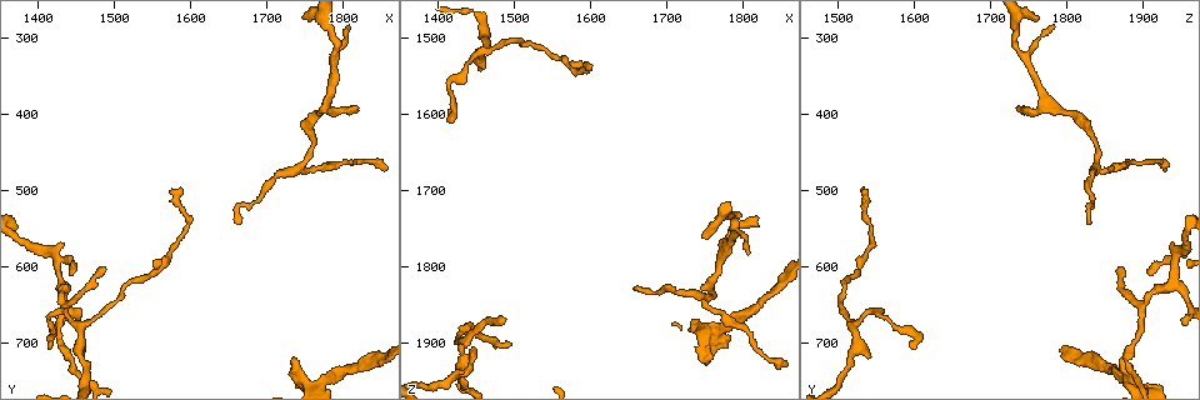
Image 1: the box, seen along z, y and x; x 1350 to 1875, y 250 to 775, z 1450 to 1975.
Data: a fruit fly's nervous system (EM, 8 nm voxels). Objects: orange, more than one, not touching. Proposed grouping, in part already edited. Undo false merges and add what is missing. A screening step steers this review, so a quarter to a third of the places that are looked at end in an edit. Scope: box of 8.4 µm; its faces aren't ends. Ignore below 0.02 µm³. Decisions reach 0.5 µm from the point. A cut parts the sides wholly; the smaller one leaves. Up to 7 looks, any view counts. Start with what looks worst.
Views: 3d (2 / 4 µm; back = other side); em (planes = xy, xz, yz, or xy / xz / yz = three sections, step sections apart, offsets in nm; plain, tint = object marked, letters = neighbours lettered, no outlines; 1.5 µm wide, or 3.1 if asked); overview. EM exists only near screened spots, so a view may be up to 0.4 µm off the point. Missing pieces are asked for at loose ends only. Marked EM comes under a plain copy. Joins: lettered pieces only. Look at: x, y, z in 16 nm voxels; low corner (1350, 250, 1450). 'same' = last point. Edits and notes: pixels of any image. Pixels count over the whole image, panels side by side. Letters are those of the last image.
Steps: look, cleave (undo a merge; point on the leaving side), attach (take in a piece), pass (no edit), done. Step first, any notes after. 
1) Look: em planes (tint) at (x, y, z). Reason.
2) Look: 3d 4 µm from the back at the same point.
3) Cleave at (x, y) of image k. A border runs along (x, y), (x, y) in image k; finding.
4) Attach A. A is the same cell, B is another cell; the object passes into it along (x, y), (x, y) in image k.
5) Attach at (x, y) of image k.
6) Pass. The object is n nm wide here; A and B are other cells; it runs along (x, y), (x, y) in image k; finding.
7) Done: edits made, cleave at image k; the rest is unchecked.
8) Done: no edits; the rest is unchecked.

Look: 3d 4 µm at (1740, 715, 1875). Branch stops here.

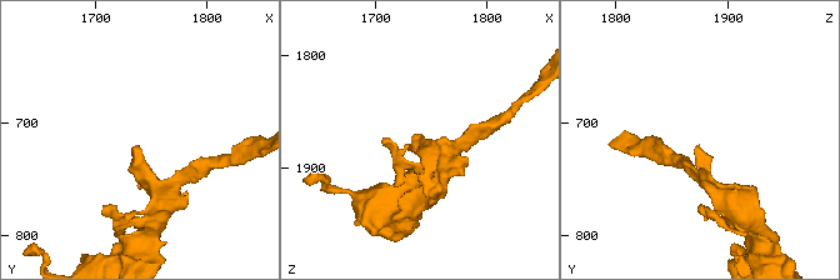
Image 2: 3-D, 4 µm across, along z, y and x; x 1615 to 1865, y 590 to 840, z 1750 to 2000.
Look: em xy step 4 (letters) at (1738, 720, 1874). Need the tissue.

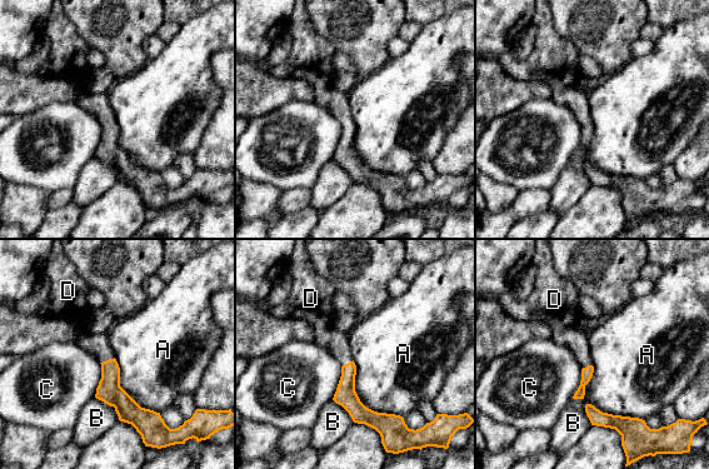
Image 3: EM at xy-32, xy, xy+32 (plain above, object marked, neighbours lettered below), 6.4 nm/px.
Look: em planes (letters) at the same point. Cut it another way.

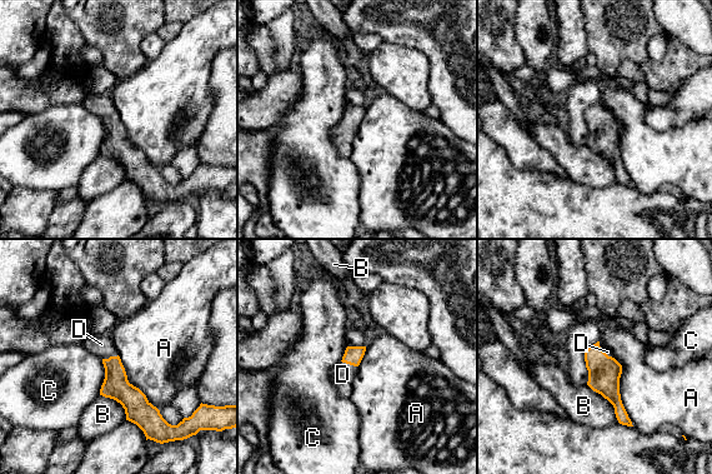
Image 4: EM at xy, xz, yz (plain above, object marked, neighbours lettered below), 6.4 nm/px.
Attach D. The object is 120 nm wide here; the longest contact is with A, 440 nm; D is the same cell, A, B and C are other cells; it goes on there.

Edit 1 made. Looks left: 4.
Look: em planes (letters) at (1445, 605, 1910).

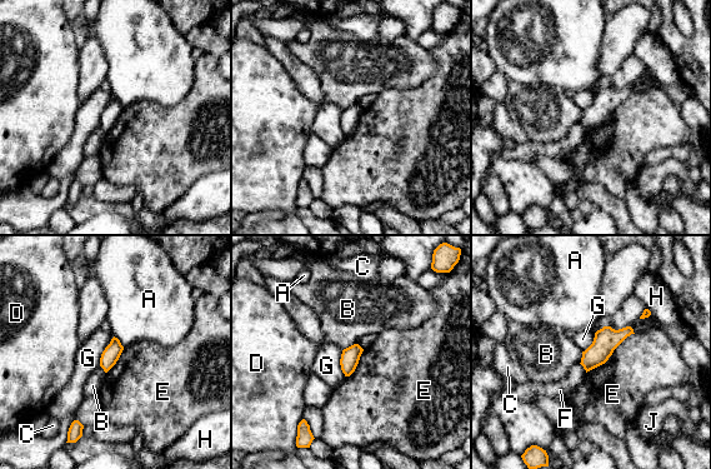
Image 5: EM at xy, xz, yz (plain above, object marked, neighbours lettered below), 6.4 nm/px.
Pass. The object is 110 nm wide here; the longest contact is with E, 420 nm; A, B, C, D, E, F, G, H and J are other cells; no lettered piece goes on from it.

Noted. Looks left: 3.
Done: edits made, attach at image 4; the rest is unchecked.

